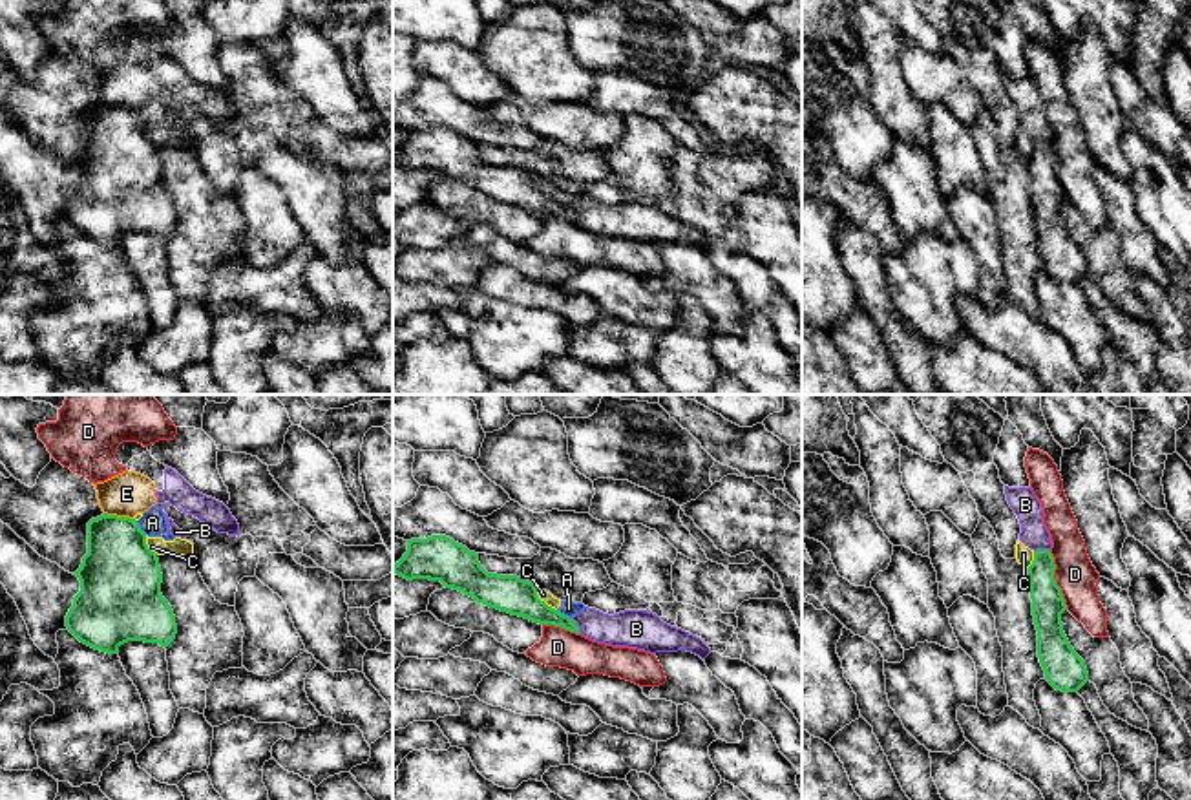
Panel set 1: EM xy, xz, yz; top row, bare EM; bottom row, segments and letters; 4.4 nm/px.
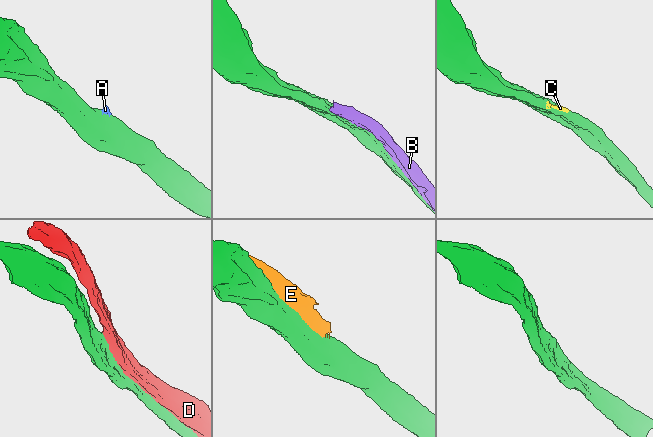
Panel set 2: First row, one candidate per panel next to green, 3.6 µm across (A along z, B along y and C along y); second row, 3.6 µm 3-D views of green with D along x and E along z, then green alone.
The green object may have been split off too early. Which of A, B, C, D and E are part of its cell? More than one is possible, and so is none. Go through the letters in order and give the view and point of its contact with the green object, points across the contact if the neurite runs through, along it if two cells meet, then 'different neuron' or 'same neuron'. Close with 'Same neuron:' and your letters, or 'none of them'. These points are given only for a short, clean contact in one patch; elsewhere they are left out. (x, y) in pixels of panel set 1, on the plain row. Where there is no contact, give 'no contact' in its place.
A: xy (139, 119) | along xy (136, 112), (147, 125) | different neuron
B: xz (576, 216) | different neuron
C: xz (543, 192) | along xz (536, 179), (536, 185), (556, 201) | different neuron
D: yz (1054, 170) | different neuron
E: xy (119, 108) | different neuron
Same neuron: none of them

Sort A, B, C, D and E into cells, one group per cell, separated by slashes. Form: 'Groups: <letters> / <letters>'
Groups: A B C E / D

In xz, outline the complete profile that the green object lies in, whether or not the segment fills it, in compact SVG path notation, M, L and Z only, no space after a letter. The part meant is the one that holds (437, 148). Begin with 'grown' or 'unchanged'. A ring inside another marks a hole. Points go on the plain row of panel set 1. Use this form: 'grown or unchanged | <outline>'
unchanged | M446 126L407 132L407 142L393 157L393 164L407 172L440 172L490 199L581 225L572 208L539 190L533 174L517 166L488 164L479 153L479 144Z

